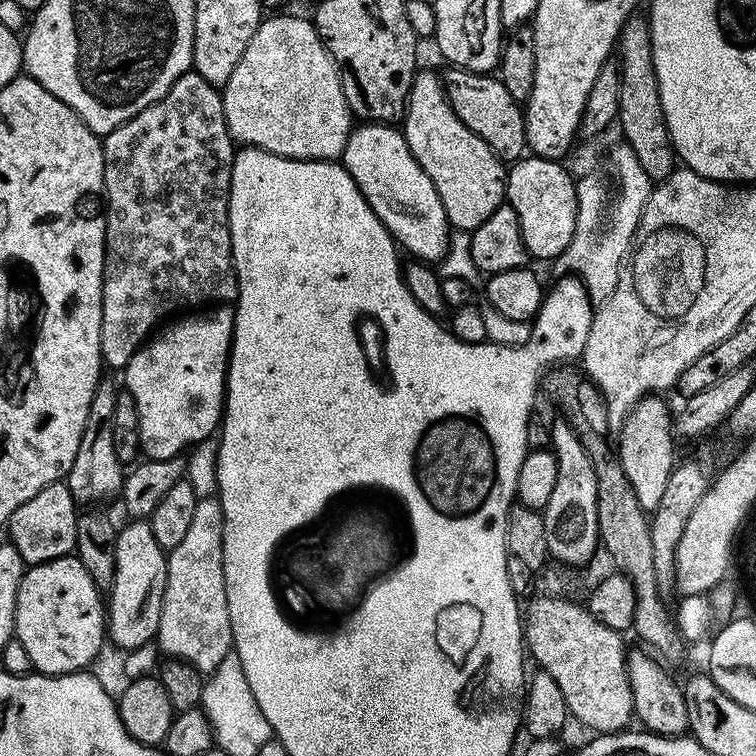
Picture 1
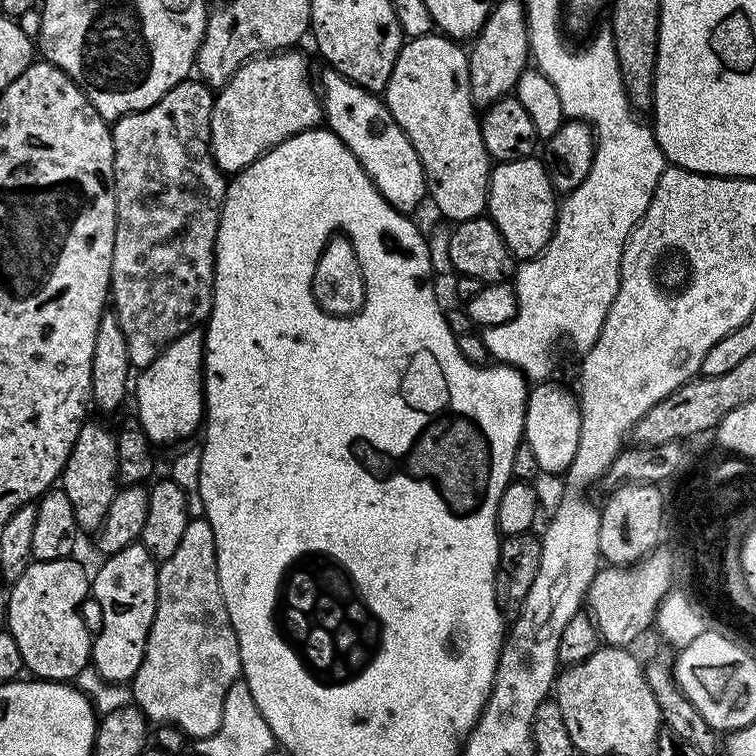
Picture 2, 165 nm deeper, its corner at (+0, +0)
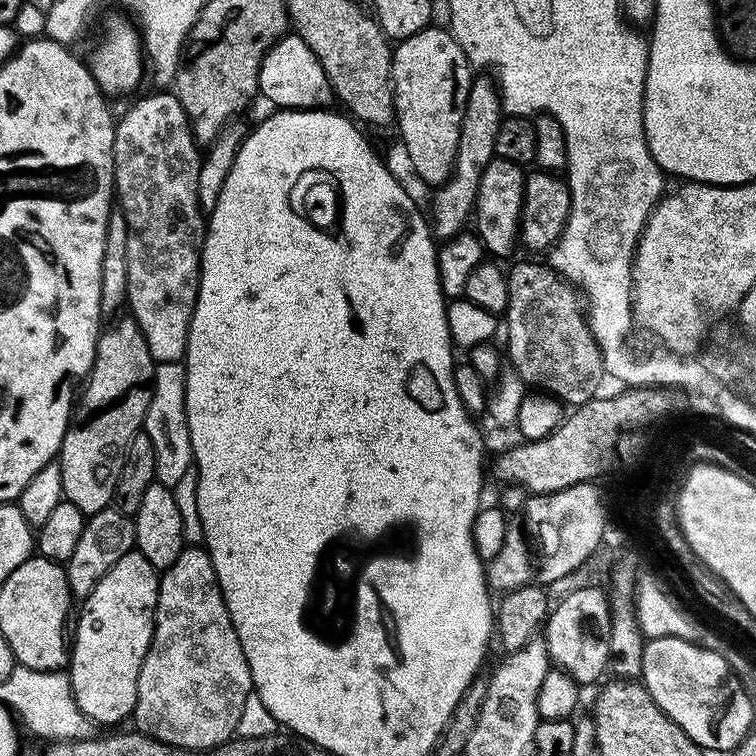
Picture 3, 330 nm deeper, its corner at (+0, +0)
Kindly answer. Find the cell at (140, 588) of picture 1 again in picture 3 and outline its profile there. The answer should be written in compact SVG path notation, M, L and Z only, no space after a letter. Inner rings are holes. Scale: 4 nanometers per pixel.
M135 550L128 552L110 570L106 570L106 578L94 586L91 594L82 601L84 608L80 612L80 621L74 624L74 639L70 644L70 663L66 671L72 683L72 693L76 699L78 710L86 718L90 718L97 726L120 726L124 719L131 717L136 711L136 695L138 694L138 674L142 670L142 662L148 653L152 641L152 631L156 625L156 603L160 589L161 573L142 554Z

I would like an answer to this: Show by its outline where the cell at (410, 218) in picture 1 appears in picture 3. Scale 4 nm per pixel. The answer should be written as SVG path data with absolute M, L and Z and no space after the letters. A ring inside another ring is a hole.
M295 34L284 35L265 54L260 67L258 92L280 110L324 110L334 100L332 84L328 81L326 70L322 70L322 62L314 58L314 50L310 50L310 46L306 46L306 42Z

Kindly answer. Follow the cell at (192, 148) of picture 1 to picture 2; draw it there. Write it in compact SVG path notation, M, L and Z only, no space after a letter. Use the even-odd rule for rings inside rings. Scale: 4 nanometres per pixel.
M196 78L182 81L162 97L154 106L141 112L132 112L129 116L121 116L111 125L112 145L114 146L114 166L112 167L112 185L116 187L116 237L114 238L114 258L112 259L112 287L110 304L118 318L118 326L122 326L122 334L126 334L126 346L130 350L130 362L133 369L143 370L158 358L182 334L199 329L212 312L212 291L216 277L216 239L220 215L224 209L224 195L228 192L229 181L215 164L211 152L211 112L214 99L213 89Z

